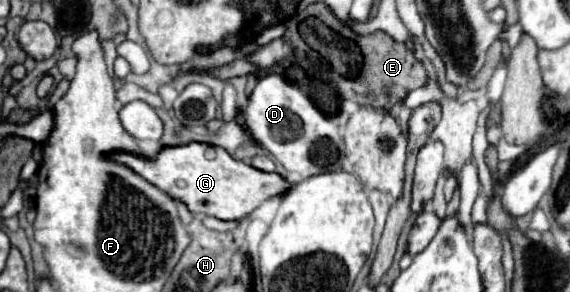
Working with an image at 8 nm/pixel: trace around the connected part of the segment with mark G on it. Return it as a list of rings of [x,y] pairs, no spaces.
[[[189,143],[179,147],[165,147],[155,159],[137,157],[131,153],[111,155],[115,161],[129,165],[149,183],[165,189],[173,199],[183,201],[191,213],[205,213],[221,221],[237,221],[255,211],[265,199],[283,195],[293,185],[279,173],[259,171],[243,161],[233,159],[225,149],[205,143]]]

